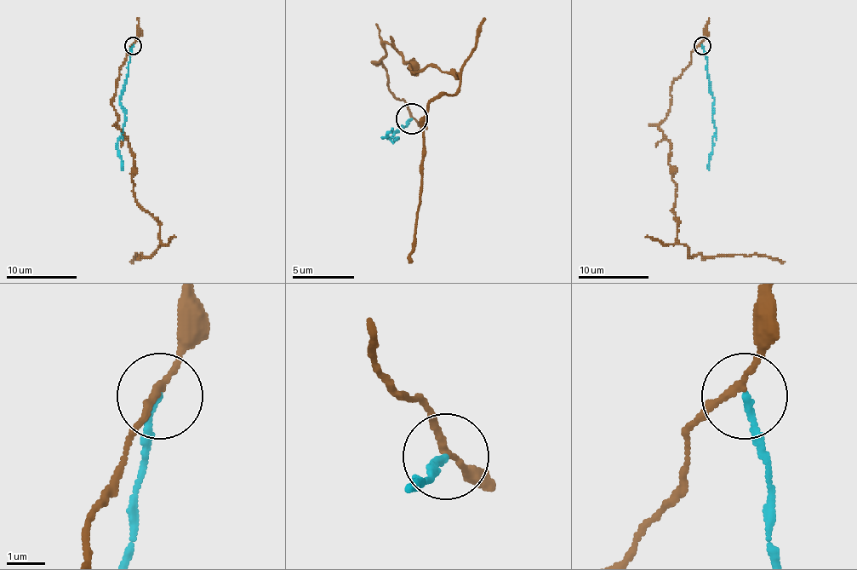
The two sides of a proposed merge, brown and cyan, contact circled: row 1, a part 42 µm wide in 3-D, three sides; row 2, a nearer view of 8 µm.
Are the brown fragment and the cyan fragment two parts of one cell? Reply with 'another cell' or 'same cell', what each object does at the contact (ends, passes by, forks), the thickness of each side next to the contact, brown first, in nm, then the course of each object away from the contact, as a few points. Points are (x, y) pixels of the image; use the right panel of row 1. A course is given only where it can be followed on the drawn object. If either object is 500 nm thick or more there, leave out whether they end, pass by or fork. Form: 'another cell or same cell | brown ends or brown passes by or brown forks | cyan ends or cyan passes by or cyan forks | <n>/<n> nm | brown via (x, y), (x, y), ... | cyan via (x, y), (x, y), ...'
another cell | brown passes by | cyan ends | 160/180 nm | brown via (701, 44), (671, 85), (666, 118), (659, 125), (670, 143), (677, 240), (693, 256), (760, 255), (785, 261) | cyan via (701, 46), (714, 99), (712, 122), (716, 133), (709, 169)

